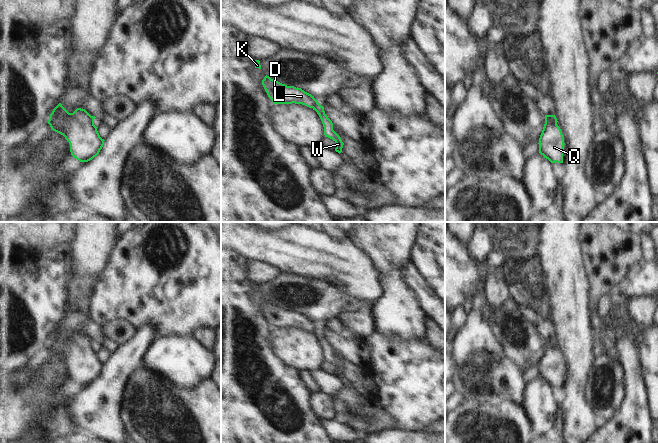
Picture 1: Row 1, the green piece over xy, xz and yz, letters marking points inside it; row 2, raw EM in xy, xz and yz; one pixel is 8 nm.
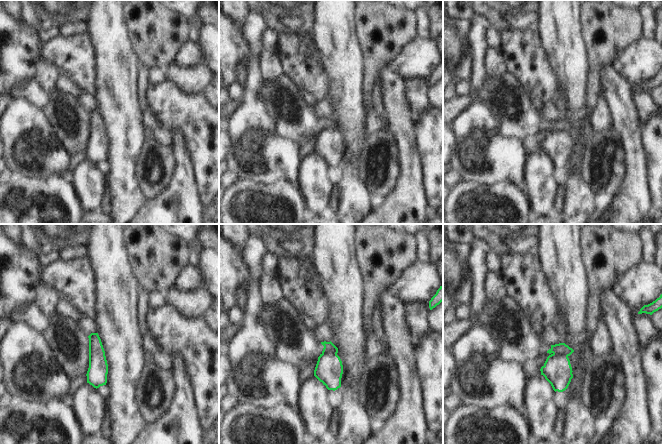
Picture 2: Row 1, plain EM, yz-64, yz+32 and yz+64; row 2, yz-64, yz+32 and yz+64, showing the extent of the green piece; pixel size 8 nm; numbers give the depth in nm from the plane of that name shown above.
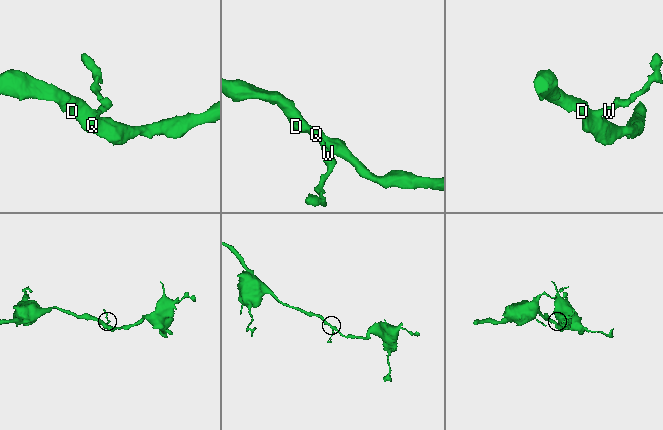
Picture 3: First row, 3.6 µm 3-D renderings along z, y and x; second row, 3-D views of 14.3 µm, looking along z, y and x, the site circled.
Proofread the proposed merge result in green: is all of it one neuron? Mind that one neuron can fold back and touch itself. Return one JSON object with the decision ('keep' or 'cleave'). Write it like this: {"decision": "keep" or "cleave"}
{"decision": "cleave"}

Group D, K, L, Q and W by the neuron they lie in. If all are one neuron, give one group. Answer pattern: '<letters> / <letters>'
D K L Q / W

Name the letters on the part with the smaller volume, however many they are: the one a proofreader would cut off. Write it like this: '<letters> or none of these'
W

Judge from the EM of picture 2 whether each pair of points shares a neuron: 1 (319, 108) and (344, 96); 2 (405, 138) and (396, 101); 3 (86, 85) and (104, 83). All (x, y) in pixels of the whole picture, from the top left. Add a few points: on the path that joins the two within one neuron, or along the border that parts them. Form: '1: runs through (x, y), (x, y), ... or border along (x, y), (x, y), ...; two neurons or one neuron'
1: border along (326, 97), (331, 116); two neurons
2: runs through (403, 129), (400, 124), (398, 110); one neuron
3: border along (96, 61), (96, 93), (94, 96); two neurons

